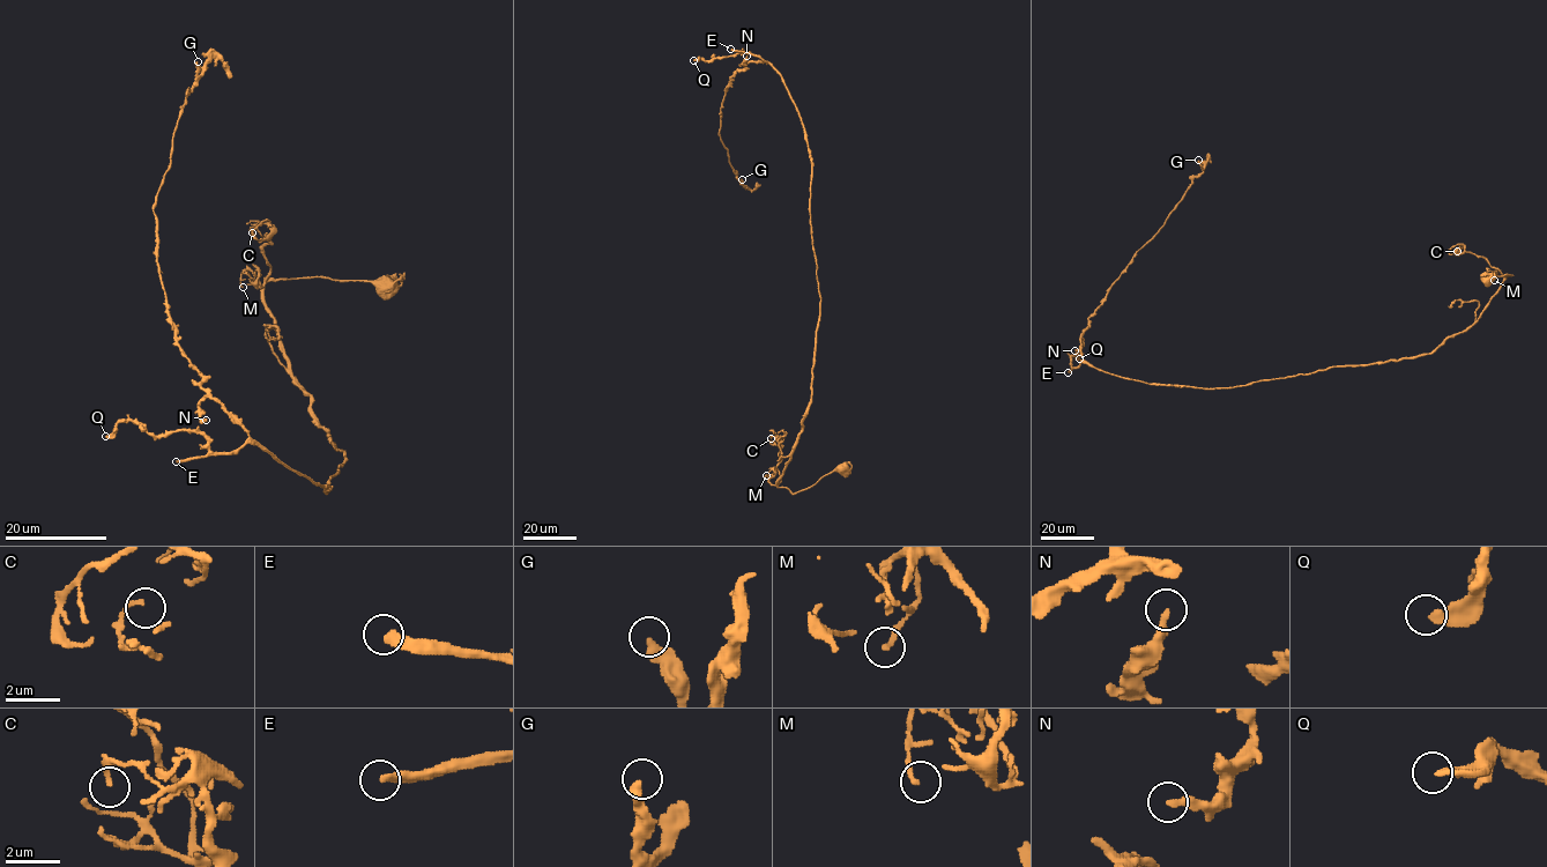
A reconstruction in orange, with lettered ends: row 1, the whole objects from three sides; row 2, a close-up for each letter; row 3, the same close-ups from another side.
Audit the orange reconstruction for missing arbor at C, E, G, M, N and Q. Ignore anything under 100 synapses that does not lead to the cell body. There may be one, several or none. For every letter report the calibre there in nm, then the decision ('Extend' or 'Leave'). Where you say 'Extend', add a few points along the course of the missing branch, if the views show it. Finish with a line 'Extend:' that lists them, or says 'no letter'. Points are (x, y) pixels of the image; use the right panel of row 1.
C: Thickness 160 nm. Leave
E: Thickness 300 nm. Extend. Course of what is missing: (1068, 372), (1088, 377), (1093, 370), (1103, 369), (1115, 372), (1121, 361), (1142, 364), (1150, 353)
G: Thickness 360 nm. Leave
M: Thickness 140 nm. Leave
N: Thickness 280 nm. Leave
Q: Thickness 280 nm. Leave
Extend: E

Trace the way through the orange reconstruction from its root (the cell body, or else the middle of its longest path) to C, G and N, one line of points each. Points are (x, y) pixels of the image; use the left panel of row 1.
C: (382, 287), (321, 276), (265, 282), (269, 266), (263, 247), (270, 234), (267, 239), (258, 239), (252, 232)
G: (382, 287), (265, 284), (290, 370), (344, 452), (326, 494), (201, 385), (168, 316), (153, 205), (198, 61)
N: (382, 287), (321, 276), (265, 284), (290, 370), (344, 452), (326, 494), (207, 397), (199, 406), (206, 420)

